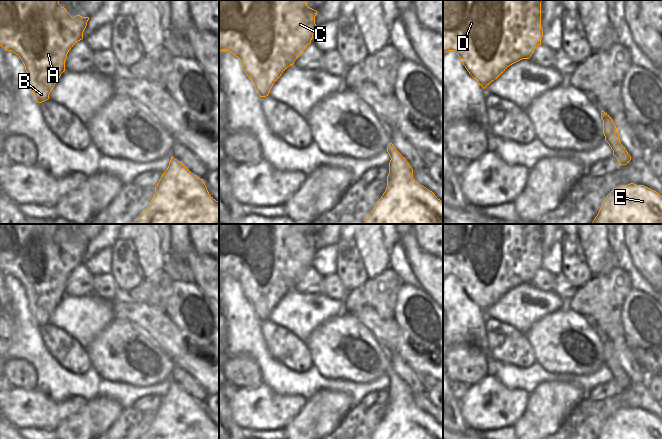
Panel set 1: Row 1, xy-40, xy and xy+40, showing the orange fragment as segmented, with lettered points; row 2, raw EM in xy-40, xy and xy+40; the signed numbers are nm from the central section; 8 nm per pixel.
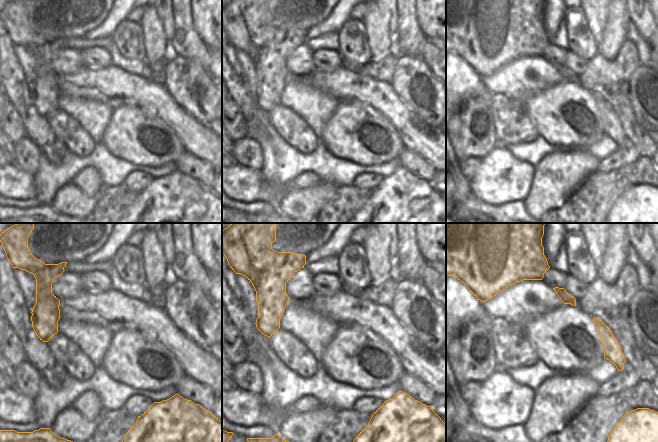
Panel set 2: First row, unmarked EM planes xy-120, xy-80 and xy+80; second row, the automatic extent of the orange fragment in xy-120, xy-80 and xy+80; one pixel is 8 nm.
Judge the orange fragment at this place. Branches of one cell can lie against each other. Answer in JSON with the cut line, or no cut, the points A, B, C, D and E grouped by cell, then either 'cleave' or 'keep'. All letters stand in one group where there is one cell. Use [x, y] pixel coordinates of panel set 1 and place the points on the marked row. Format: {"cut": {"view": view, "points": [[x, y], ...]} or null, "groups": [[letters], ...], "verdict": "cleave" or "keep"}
{"cut": {"view": "xy+40", "points": [[613, 152], [628, 154]]}, "groups": [["A", "B", "C", "D"], ["E"]], "verdict": "cleave"}

